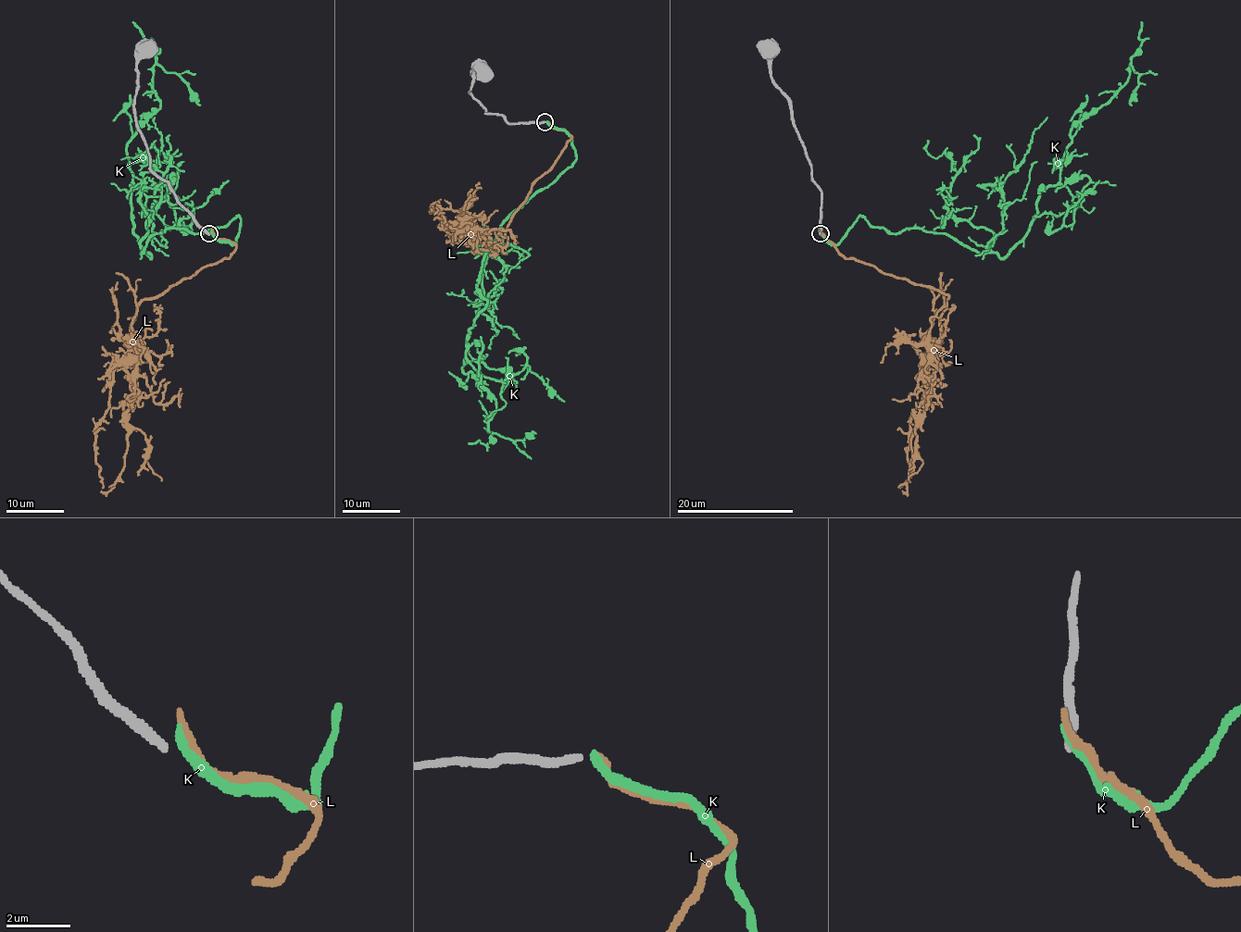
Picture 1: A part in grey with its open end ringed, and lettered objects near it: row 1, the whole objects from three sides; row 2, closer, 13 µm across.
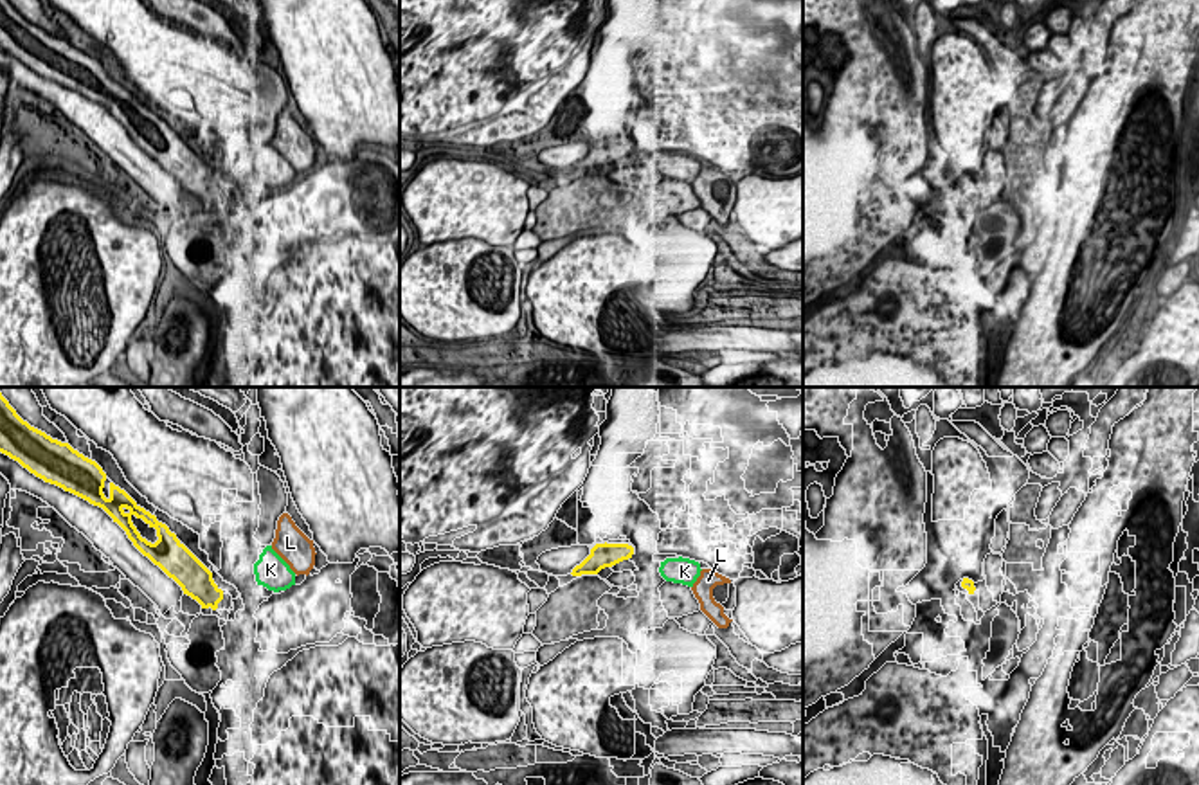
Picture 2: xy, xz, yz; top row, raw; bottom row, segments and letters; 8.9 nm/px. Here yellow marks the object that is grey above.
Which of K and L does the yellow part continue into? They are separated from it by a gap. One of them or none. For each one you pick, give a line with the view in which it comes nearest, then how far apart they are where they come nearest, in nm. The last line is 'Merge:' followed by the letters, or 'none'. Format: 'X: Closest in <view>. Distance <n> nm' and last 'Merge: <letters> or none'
L: Closest in xy. Distance 600 nm
Merge: L

